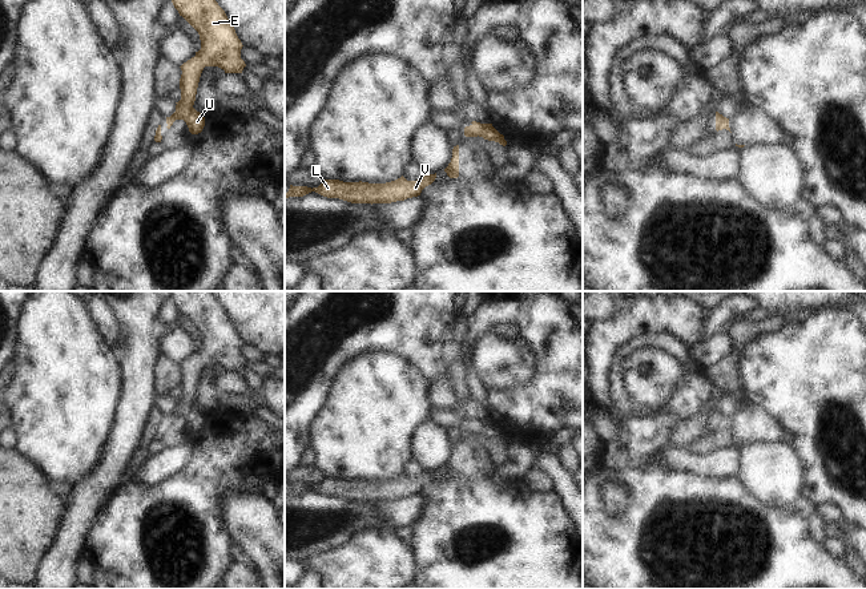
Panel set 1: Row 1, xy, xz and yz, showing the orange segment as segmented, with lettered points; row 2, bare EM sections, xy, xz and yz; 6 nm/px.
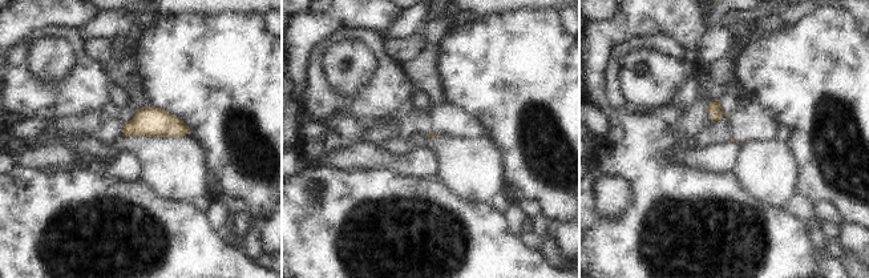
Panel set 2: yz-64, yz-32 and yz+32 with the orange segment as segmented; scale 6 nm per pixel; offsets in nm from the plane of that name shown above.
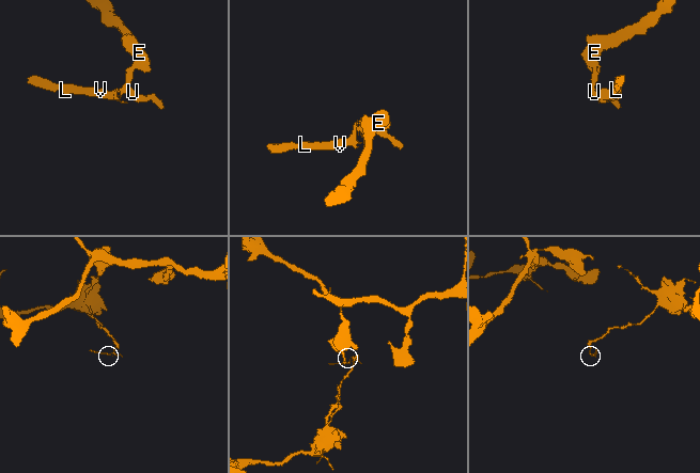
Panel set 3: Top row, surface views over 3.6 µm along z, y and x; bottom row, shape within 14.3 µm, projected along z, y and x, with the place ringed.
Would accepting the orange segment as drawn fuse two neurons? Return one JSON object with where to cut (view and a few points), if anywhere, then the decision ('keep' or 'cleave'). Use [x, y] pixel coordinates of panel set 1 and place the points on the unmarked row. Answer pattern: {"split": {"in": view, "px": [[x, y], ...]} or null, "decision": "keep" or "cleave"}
{"split": {"in": "yz", "px": [[725, 415], [725, 422], [721, 426]]}, "decision": "cleave"}

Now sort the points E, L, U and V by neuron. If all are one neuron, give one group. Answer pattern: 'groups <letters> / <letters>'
groups E U / L V

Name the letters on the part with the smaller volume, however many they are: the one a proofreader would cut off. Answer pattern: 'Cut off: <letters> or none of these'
Cut off: L, V

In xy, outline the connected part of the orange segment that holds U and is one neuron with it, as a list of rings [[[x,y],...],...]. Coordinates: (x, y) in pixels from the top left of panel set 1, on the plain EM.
[[[172,291],[172,300],[198,330],[201,347],[180,364],[181,398],[176,400],[176,410],[166,415],[166,421],[172,424],[176,417],[184,417],[189,429],[198,432],[205,424],[205,415],[193,403],[204,366],[218,364],[225,371],[242,371],[246,364],[241,356],[243,343],[212,291]]]

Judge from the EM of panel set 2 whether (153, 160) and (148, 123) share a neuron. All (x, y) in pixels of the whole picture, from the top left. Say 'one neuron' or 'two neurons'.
two neurons

